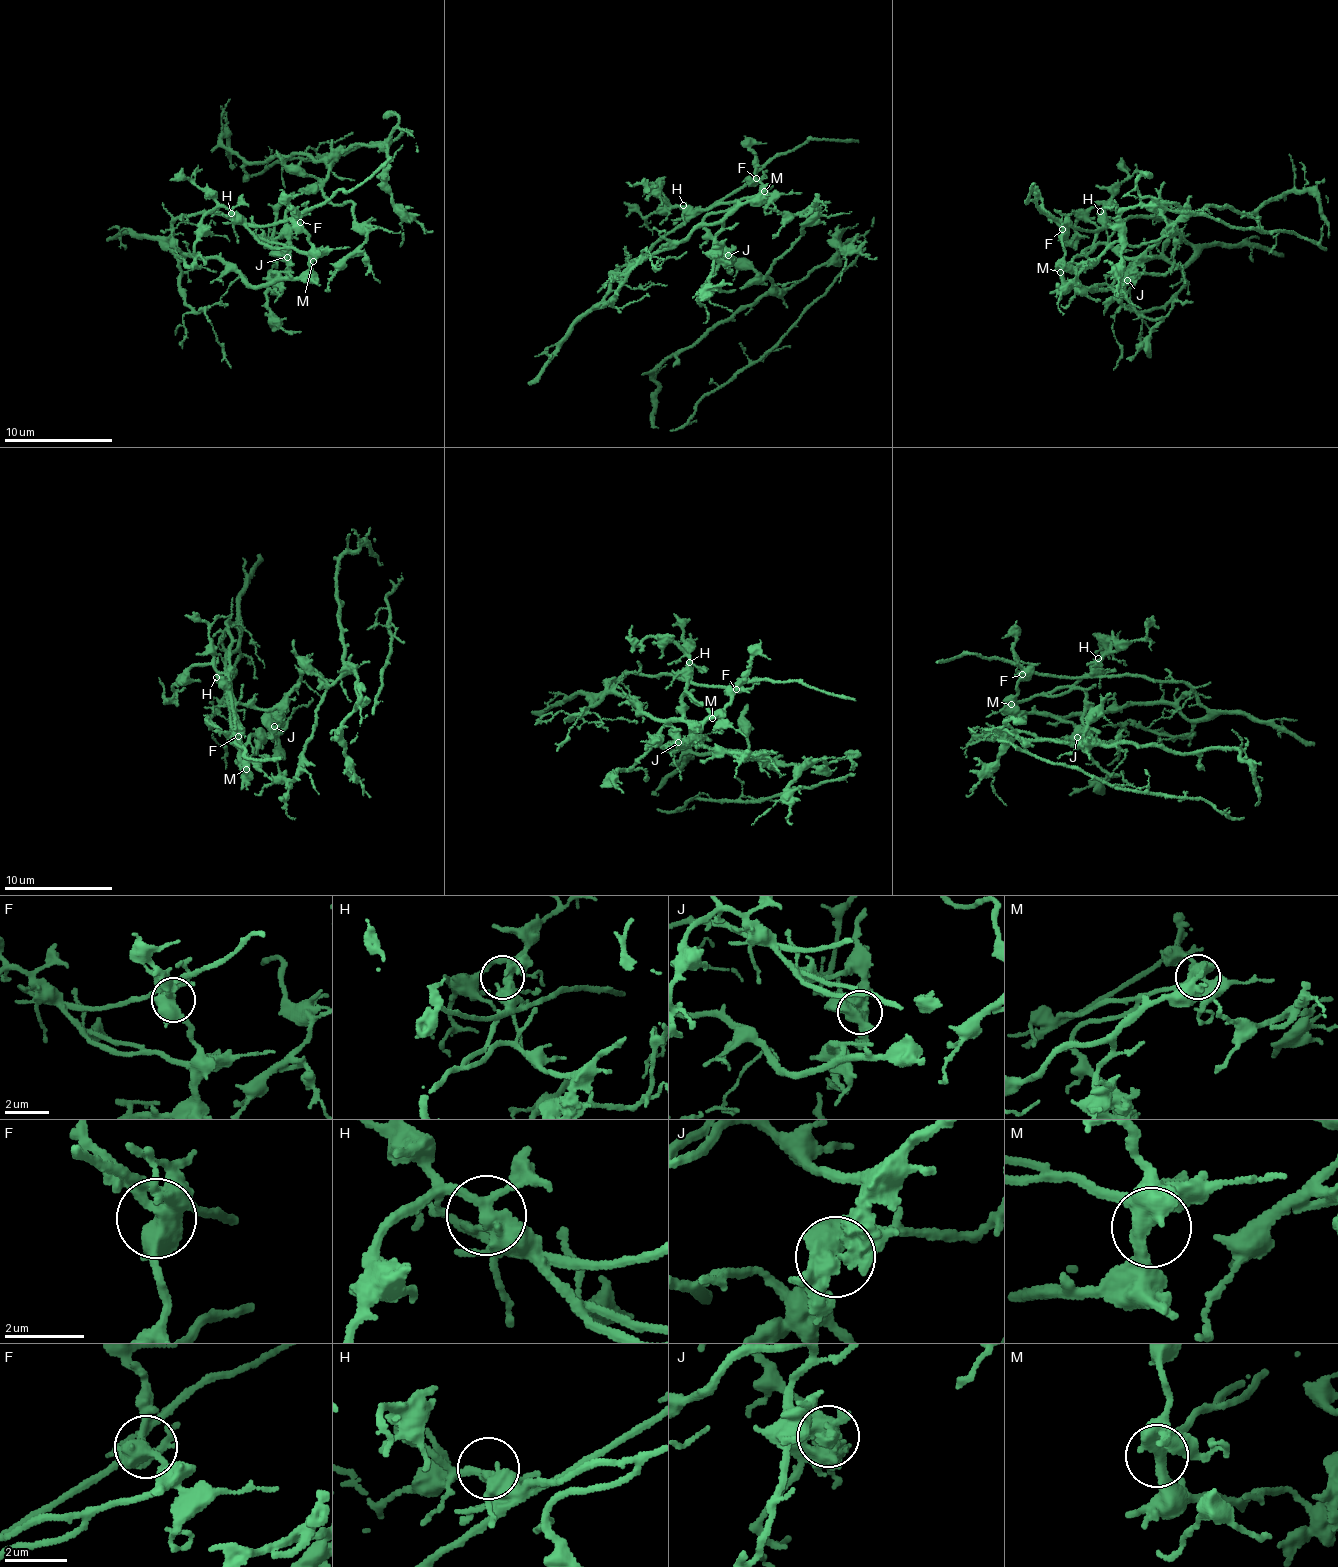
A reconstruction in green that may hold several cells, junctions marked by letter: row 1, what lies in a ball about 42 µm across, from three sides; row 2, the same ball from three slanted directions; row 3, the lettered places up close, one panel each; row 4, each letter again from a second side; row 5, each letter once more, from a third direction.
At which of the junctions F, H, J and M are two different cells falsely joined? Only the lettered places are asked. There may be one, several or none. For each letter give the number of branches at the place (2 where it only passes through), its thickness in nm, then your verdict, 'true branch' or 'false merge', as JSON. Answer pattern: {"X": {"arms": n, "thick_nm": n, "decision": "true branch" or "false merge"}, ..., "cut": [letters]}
{"F": {"arms": 6, "thick_nm": 550, "decision": "true branch"}, "H": {"arms": 3, "thick_nm": 320, "decision": "true branch"}, "J": {"arms": 4, "thick_nm": 440, "decision": "false merge"}, "M": {"arms": 4, "thick_nm": 400, "decision": "true branch"}, "cut": ["J"]}

